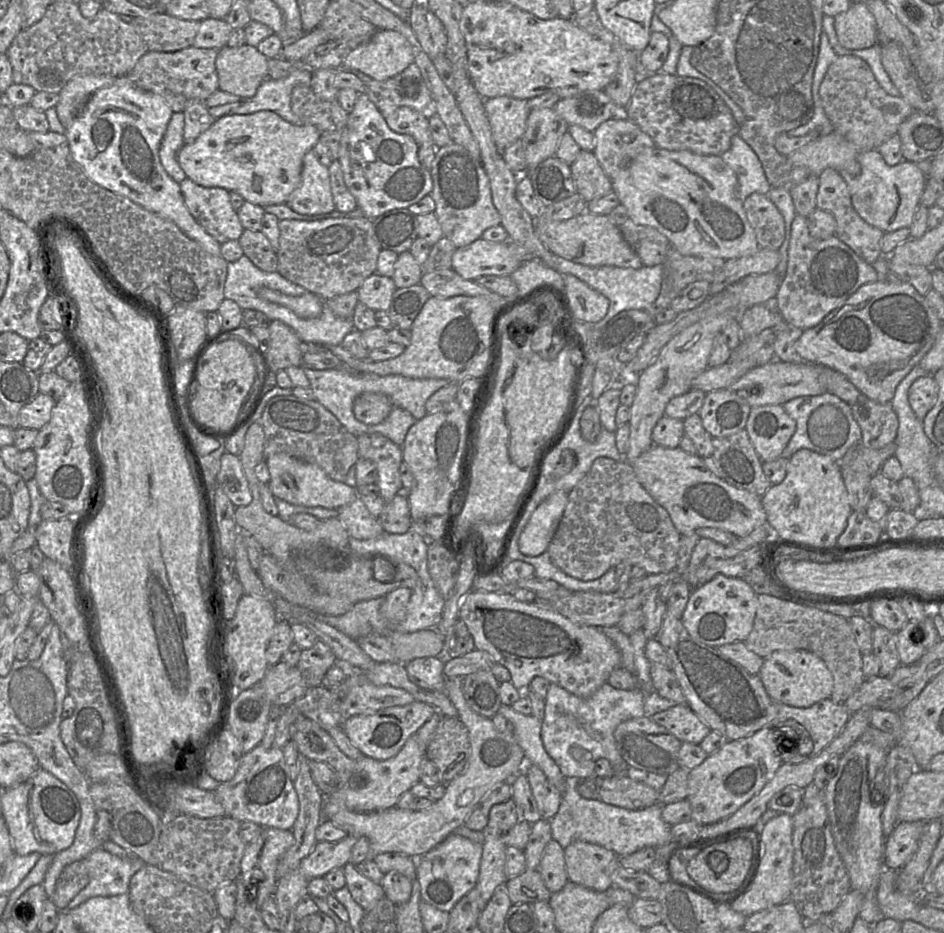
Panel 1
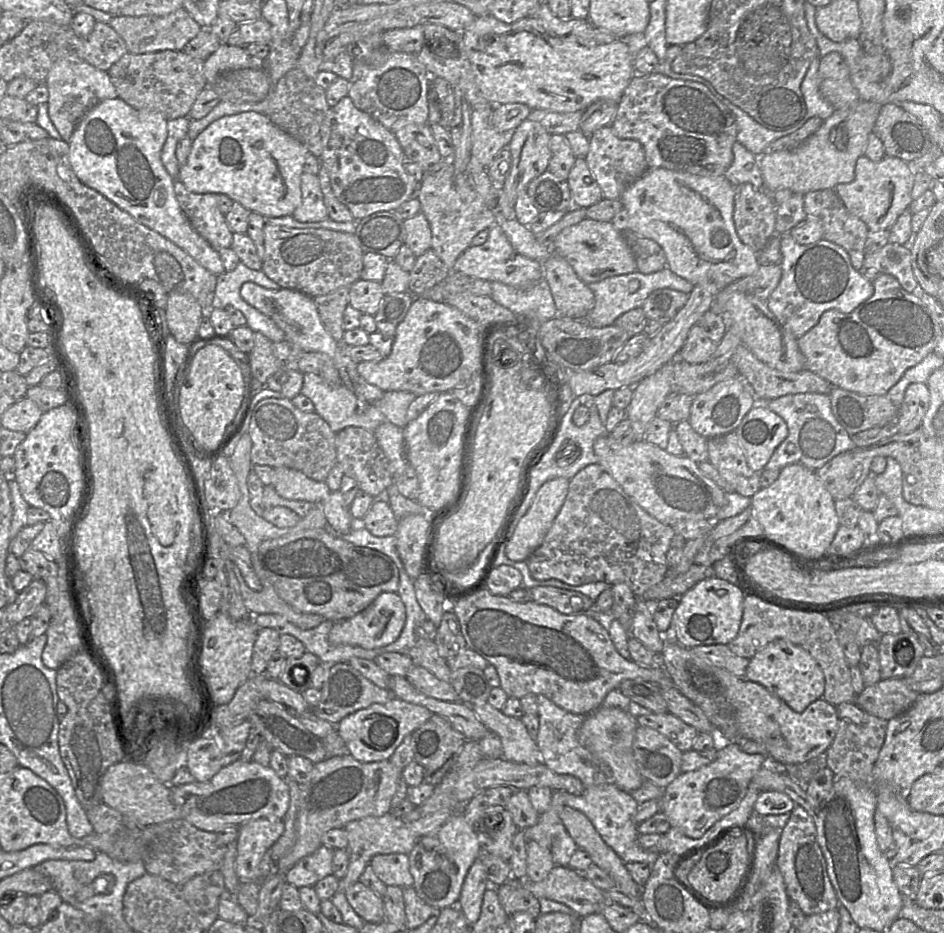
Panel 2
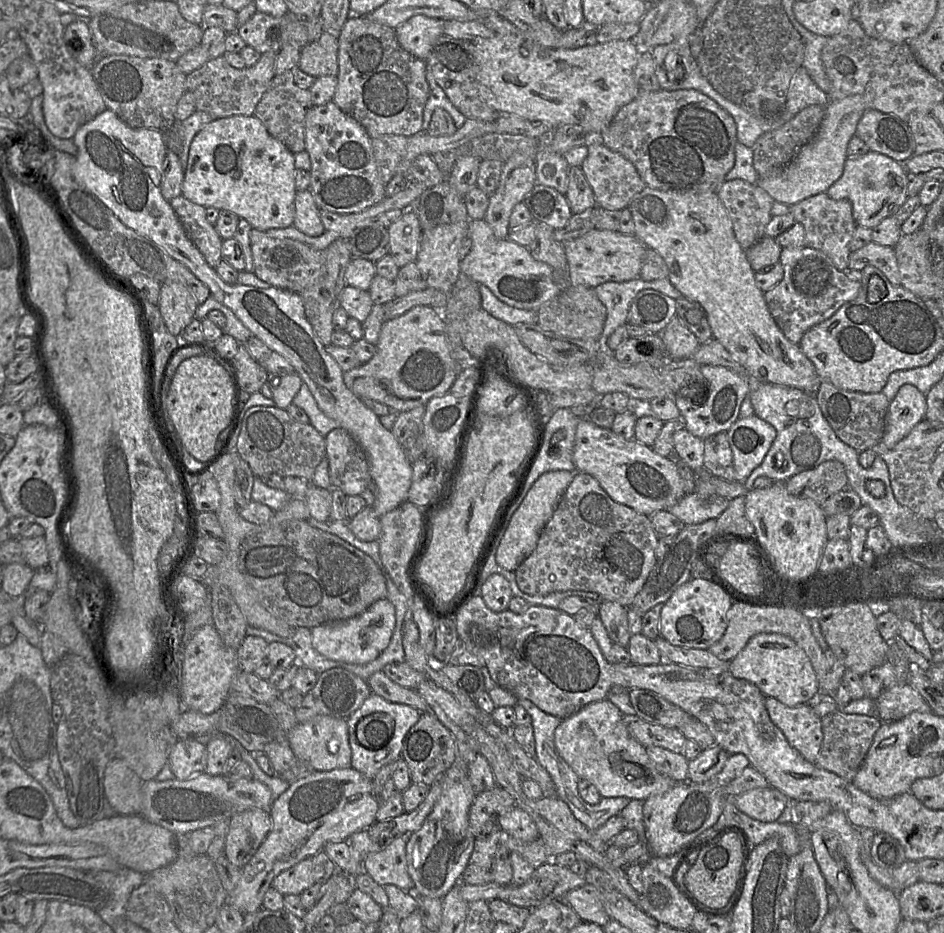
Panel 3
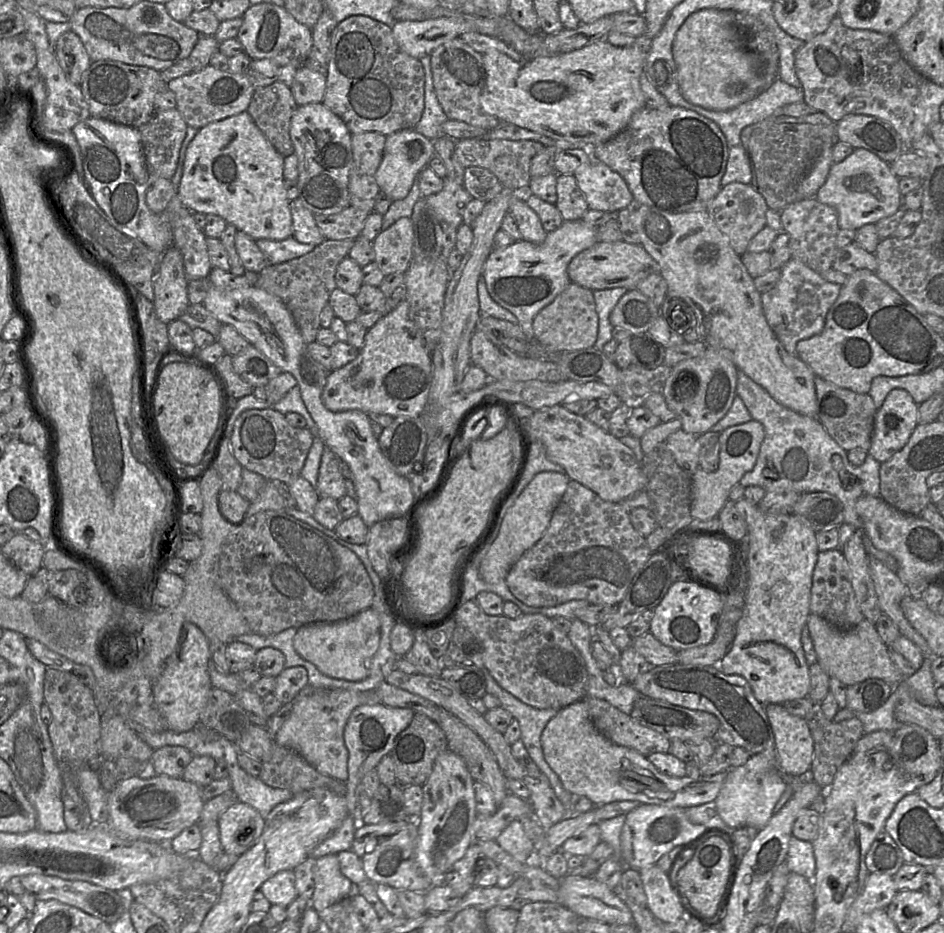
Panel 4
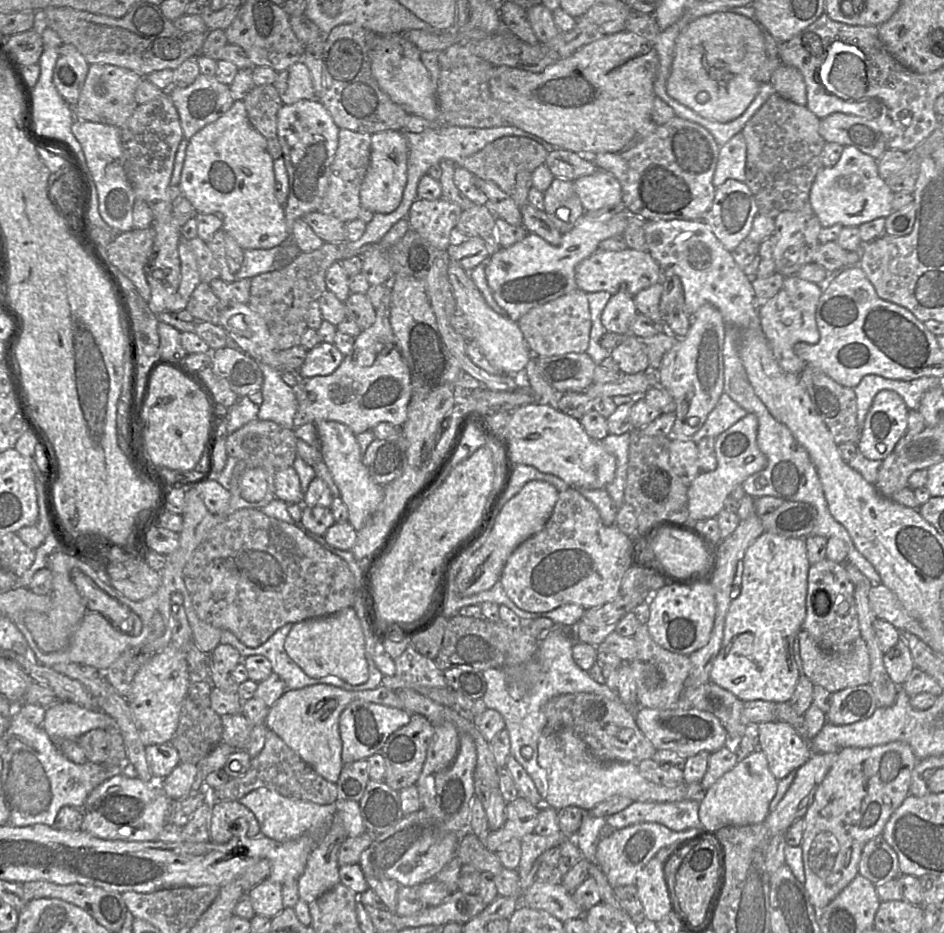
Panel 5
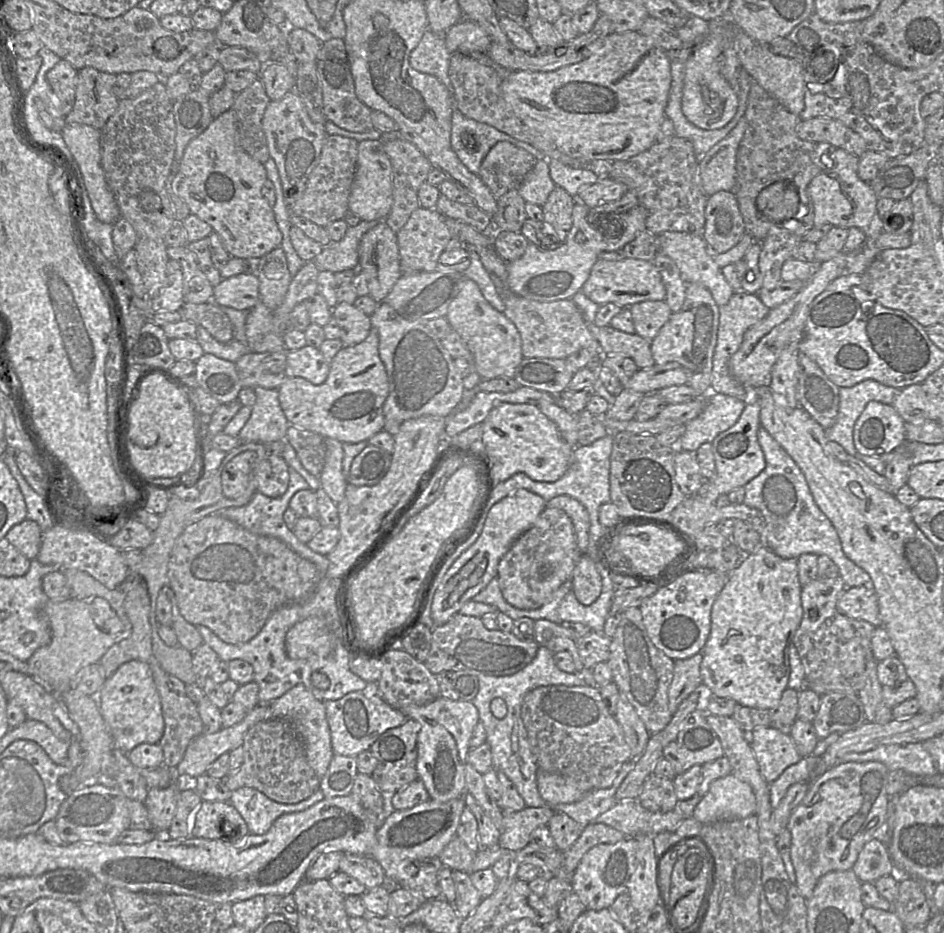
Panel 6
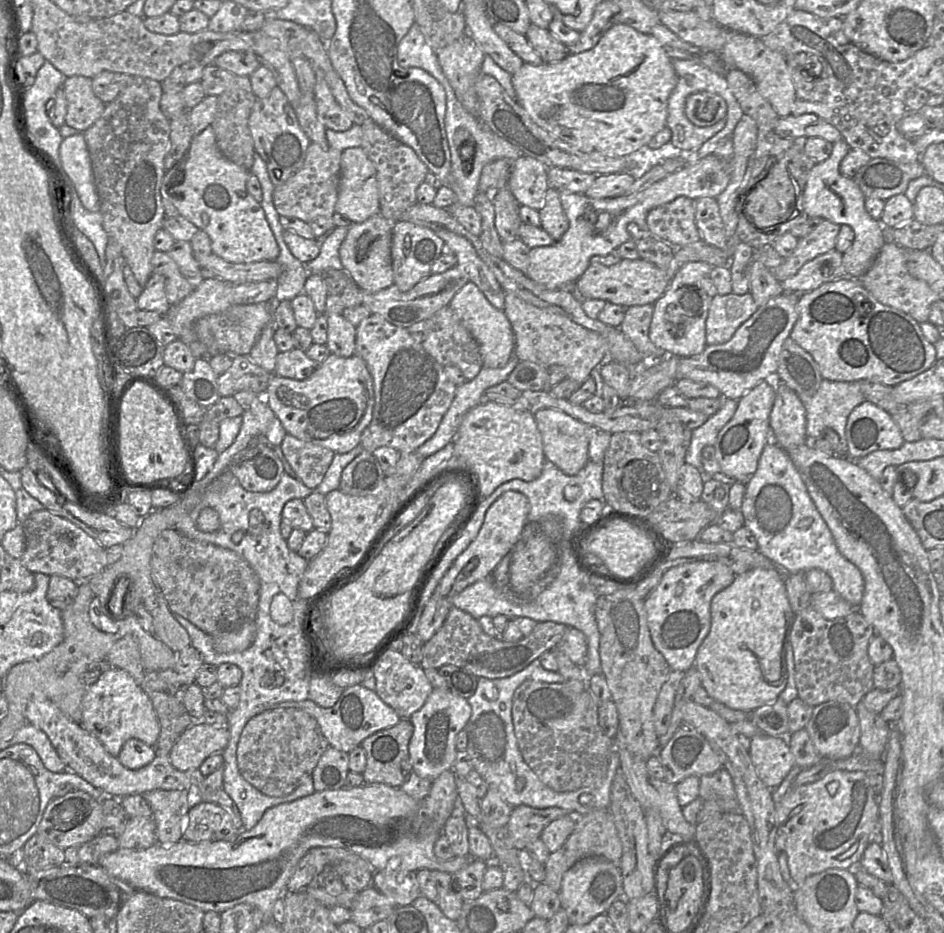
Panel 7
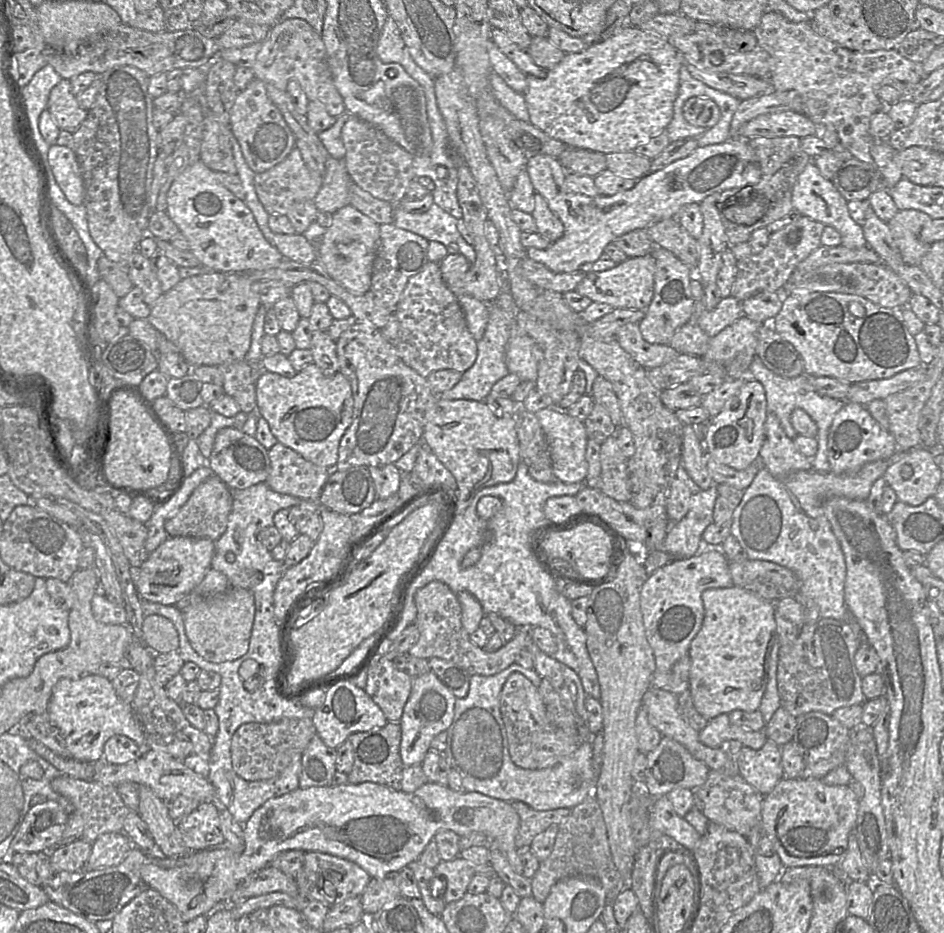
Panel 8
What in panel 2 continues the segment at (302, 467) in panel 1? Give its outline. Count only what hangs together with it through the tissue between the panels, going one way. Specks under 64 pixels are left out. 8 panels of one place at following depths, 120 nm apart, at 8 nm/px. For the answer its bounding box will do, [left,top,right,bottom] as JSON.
[273,467,331,504]

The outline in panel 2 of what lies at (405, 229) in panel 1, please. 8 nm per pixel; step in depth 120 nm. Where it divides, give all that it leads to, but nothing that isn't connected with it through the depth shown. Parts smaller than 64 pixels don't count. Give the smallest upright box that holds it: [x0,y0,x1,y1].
[356,211,404,259]

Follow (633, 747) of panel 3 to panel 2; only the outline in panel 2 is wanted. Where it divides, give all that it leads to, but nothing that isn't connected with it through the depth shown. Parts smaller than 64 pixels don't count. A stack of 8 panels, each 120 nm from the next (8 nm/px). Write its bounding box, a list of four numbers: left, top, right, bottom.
[578,706,645,793]

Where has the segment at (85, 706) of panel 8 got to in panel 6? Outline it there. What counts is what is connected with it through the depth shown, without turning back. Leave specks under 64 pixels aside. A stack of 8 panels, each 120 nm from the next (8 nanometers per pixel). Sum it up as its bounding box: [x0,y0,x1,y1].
[96,660,165,753]

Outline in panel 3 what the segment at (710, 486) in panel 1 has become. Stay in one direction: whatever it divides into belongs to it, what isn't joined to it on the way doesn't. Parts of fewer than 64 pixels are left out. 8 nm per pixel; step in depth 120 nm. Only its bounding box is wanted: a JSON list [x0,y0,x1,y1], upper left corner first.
[573,418,687,515]

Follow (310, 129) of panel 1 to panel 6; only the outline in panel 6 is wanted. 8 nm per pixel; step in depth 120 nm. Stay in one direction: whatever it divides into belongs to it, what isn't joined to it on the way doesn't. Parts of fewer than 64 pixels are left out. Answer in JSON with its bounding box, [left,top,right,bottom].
[172,109,282,259]

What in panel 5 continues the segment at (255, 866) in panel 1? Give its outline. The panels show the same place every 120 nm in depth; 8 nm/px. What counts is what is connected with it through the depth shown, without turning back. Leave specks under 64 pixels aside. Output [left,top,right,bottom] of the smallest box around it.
[210,801,262,844]

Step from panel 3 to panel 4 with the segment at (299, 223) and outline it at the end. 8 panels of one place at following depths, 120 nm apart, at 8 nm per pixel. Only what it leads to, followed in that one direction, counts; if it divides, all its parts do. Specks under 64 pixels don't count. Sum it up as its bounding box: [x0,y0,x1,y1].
[290,199,325,245]

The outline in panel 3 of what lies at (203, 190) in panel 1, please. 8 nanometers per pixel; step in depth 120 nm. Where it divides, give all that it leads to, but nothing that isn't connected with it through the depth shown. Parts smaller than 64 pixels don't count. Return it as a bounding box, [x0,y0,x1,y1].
[170,194,223,268]

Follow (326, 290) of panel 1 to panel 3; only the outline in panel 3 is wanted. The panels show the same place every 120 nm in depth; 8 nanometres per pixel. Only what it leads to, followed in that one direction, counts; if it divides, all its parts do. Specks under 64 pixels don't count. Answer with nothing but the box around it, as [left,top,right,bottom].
[250,228,322,292]

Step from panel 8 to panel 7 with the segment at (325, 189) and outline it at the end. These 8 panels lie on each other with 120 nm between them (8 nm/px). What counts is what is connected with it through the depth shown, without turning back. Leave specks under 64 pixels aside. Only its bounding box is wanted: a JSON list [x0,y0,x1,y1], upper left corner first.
[335,146,380,223]

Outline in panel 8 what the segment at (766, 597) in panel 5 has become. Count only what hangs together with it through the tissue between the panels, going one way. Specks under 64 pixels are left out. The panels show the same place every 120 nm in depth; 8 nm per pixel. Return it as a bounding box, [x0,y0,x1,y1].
[688,585,779,720]

